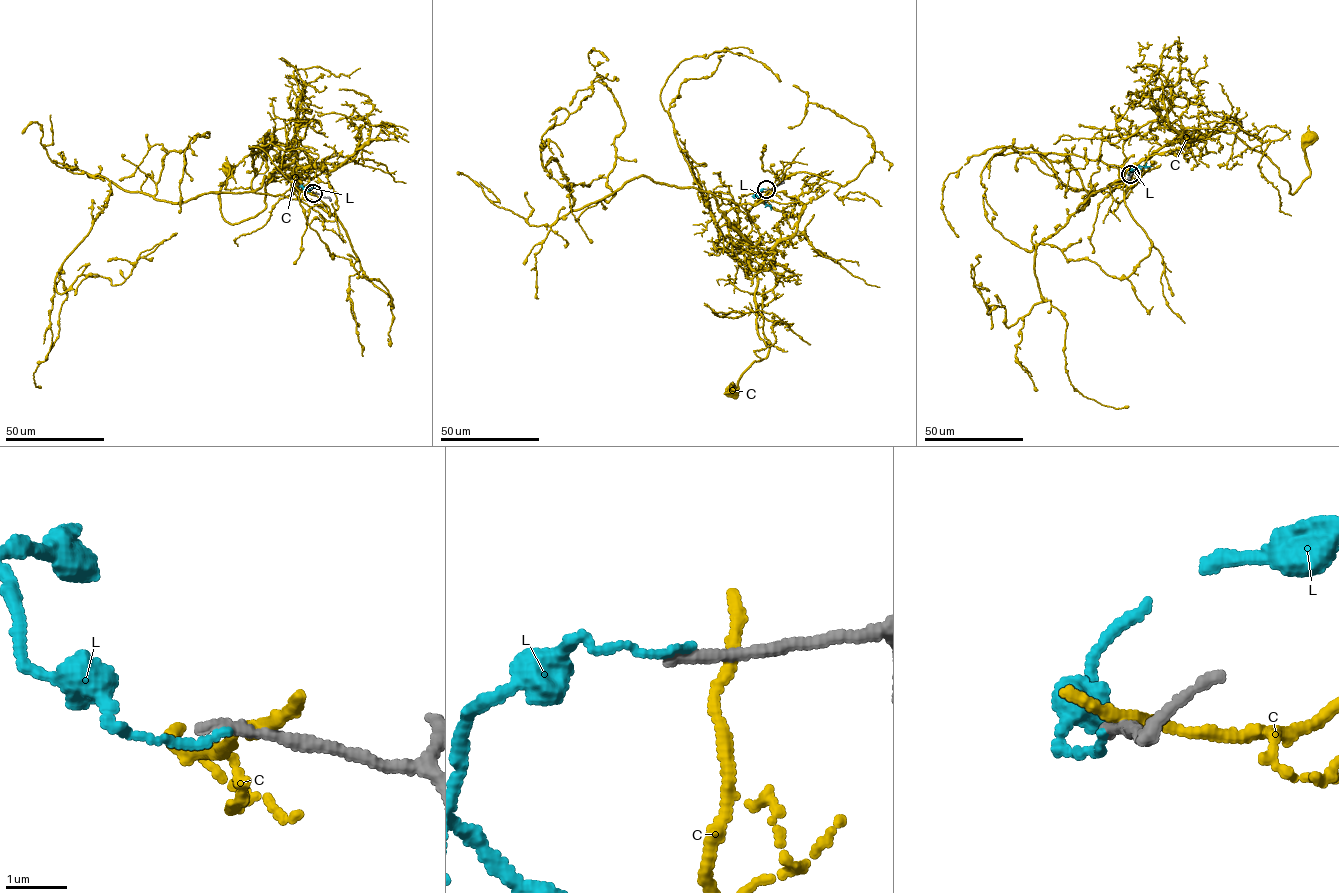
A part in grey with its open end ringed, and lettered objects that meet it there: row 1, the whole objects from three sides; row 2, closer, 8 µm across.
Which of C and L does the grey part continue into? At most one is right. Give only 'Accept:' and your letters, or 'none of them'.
Accept: none of them

